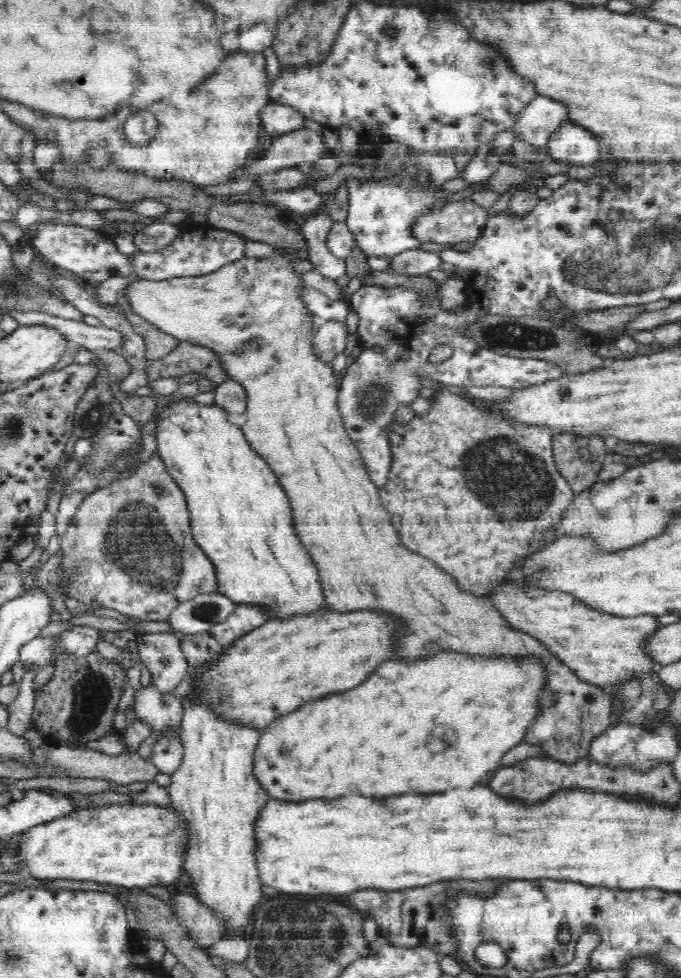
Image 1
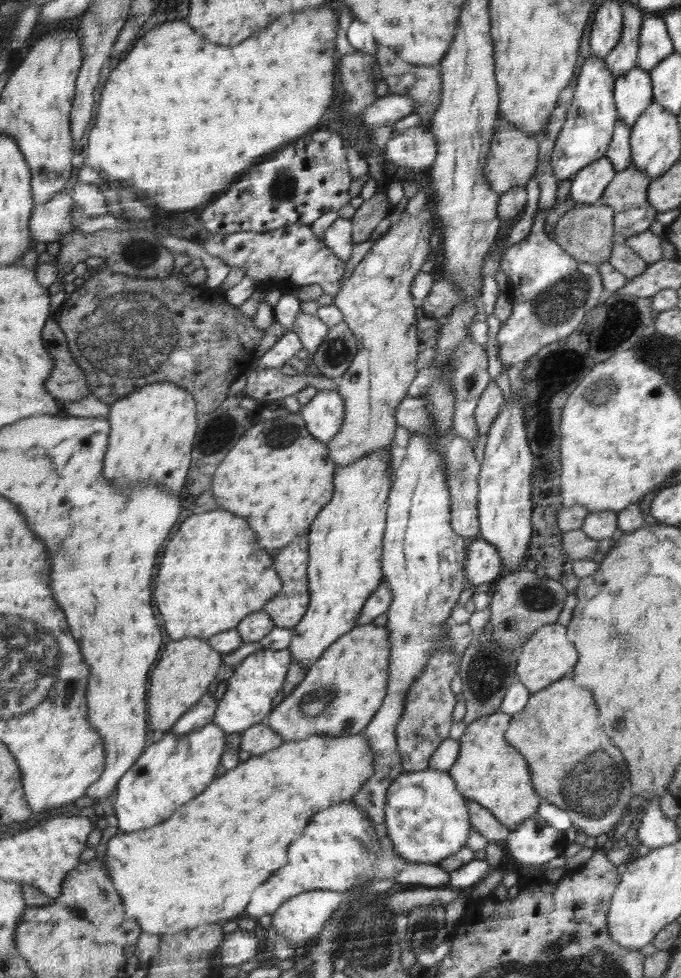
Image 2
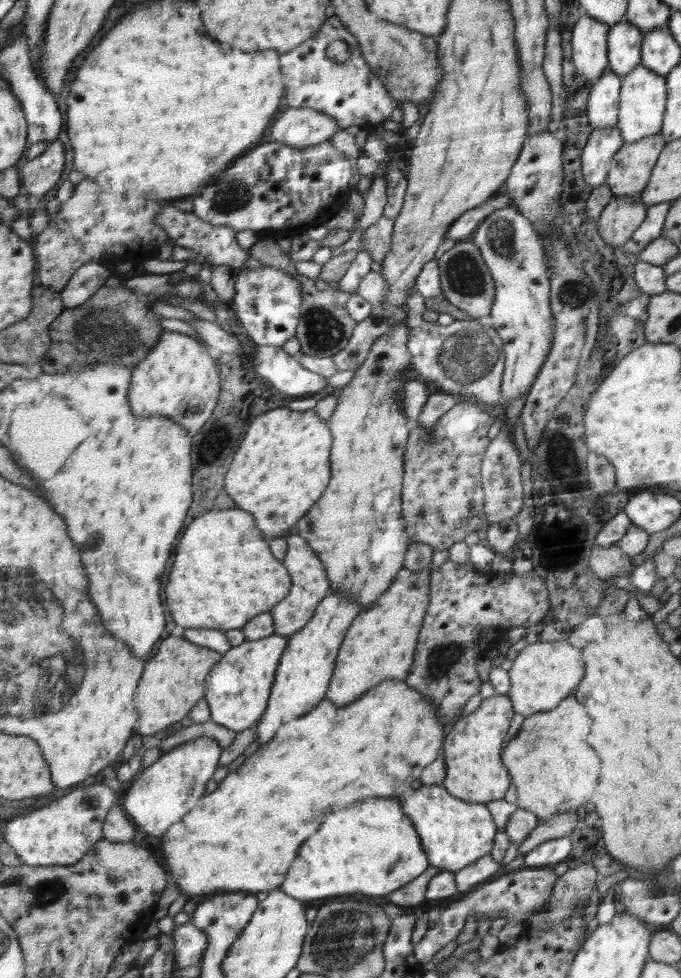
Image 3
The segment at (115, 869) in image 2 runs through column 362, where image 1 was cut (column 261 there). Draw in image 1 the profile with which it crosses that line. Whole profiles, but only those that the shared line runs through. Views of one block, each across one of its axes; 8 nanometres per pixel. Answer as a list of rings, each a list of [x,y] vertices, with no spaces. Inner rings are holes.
[[[440,652],[440,654],[418,657],[414,660],[388,660],[388,662],[380,664],[380,668],[376,668],[376,672],[372,676],[368,676],[368,680],[364,680],[362,684],[352,688],[352,692],[344,691],[304,703],[298,710],[281,716],[264,729],[253,750],[253,776],[269,798],[281,800],[281,802],[300,802],[300,800],[312,800],[312,798],[332,800],[332,798],[340,798],[340,796],[350,796],[350,792],[360,794],[360,796],[378,796],[380,798],[380,796],[396,796],[396,794],[430,794],[430,792],[442,792],[443,794],[446,790],[472,788],[474,785],[478,785],[488,772],[496,770],[496,766],[500,764],[503,756],[511,748],[518,746],[521,738],[526,736],[526,730],[532,725],[533,718],[540,713],[538,698],[540,698],[540,692],[544,690],[546,682],[548,682],[548,674],[544,663],[538,657],[526,657],[526,655],[521,657],[510,657],[510,655],[507,657],[502,655],[470,656],[458,654],[458,652]],[[438,726],[450,730],[456,736],[456,740],[452,740],[452,744],[442,752],[432,750],[432,740],[434,740],[434,732],[436,732],[434,728],[438,728]]]

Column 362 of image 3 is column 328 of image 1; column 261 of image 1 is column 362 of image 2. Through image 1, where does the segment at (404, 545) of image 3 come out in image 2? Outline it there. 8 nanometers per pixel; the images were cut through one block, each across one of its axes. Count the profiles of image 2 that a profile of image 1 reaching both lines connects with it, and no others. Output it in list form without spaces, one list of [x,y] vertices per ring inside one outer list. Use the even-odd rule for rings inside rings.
[[[428,203],[419,214],[412,216],[404,212],[402,218],[392,222],[391,230],[380,240],[376,240],[362,258],[351,277],[346,279],[344,286],[334,296],[334,306],[343,314],[343,321],[353,332],[358,347],[356,356],[348,370],[342,374],[338,382],[339,397],[345,403],[343,426],[338,435],[327,443],[330,459],[336,468],[354,464],[364,456],[375,455],[376,451],[384,450],[394,438],[396,426],[396,409],[404,398],[416,377],[416,354],[418,354],[418,336],[416,336],[416,309],[418,302],[411,292],[412,283],[420,272],[420,266],[428,256],[428,236],[432,234],[432,214],[428,212]]]

